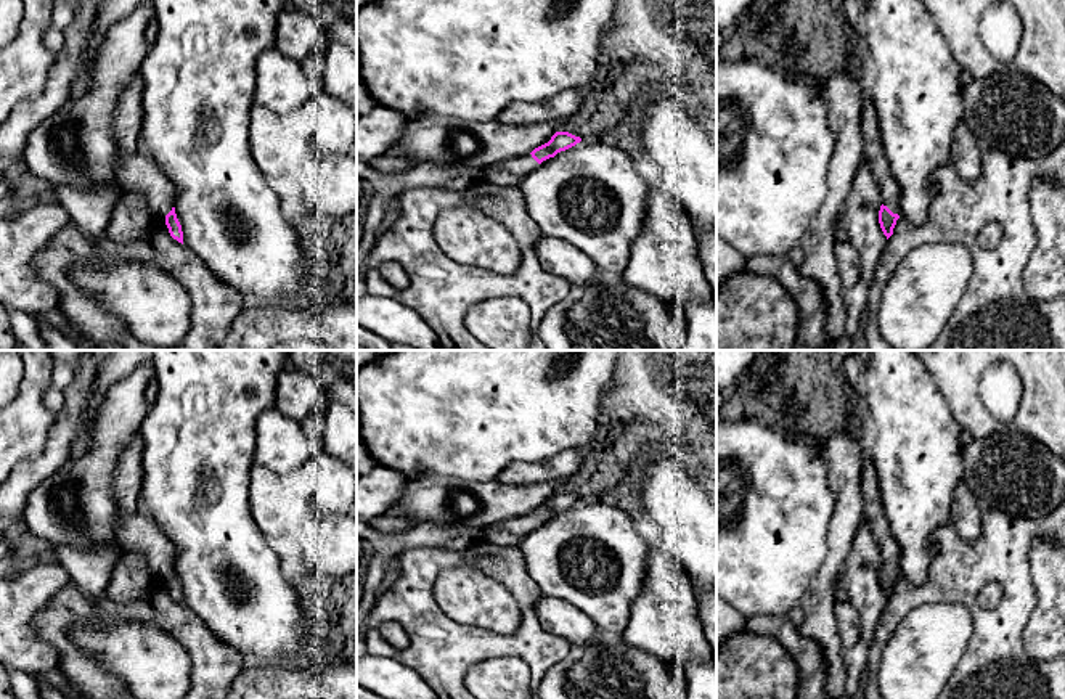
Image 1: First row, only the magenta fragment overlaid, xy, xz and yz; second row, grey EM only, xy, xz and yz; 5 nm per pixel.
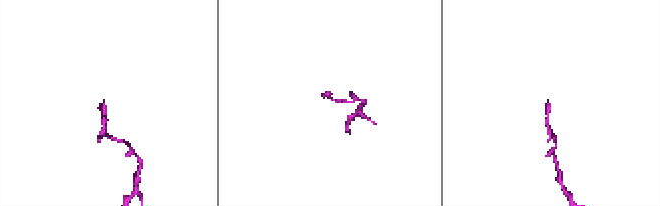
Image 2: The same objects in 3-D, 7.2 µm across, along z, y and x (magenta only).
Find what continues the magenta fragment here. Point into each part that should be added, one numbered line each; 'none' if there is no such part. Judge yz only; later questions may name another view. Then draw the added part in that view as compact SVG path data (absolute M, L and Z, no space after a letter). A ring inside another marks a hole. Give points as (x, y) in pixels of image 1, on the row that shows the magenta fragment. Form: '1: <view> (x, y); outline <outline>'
1: yz (874, 153); outline M866 88L863 92L861 132L864 137L864 159L869 162L874 180L880 188L882 204L893 214L900 214L900 186L887 162L872 96Z

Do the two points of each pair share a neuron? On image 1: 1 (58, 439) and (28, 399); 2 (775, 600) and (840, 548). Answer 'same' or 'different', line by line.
1: different
2: different

